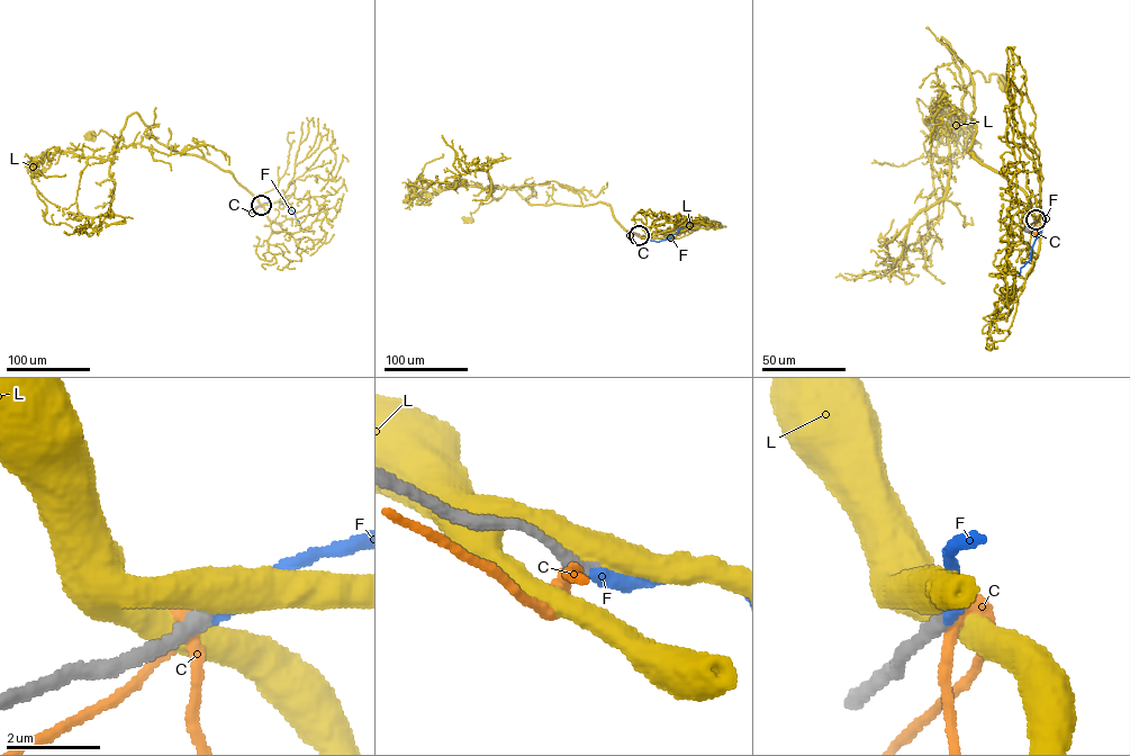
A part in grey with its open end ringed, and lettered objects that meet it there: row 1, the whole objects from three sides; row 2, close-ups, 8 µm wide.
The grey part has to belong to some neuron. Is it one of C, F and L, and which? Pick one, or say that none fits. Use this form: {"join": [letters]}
{"join": ["F"]}

